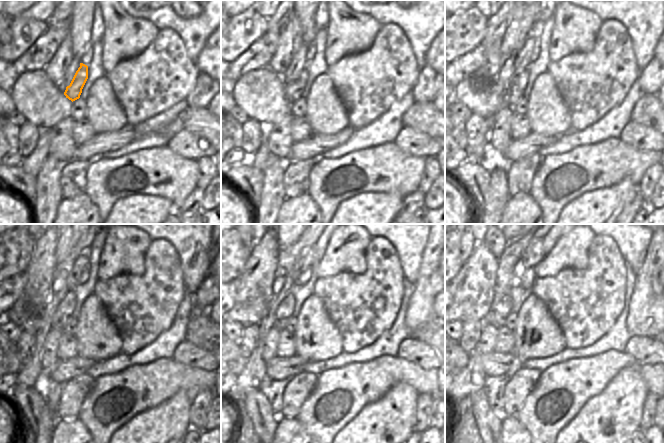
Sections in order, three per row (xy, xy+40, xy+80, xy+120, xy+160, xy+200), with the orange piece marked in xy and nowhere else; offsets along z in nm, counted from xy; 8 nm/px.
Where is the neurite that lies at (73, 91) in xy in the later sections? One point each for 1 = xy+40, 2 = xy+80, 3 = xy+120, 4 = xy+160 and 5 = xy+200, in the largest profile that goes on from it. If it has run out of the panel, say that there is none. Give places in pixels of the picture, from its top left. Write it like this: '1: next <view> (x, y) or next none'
1: next xy+40 (293, 90)
2: next xy+80 (515, 89)
3: next xy+120 (67, 306)
4: next xy+160 (286, 303)
5: next xy+200 (501, 306)

